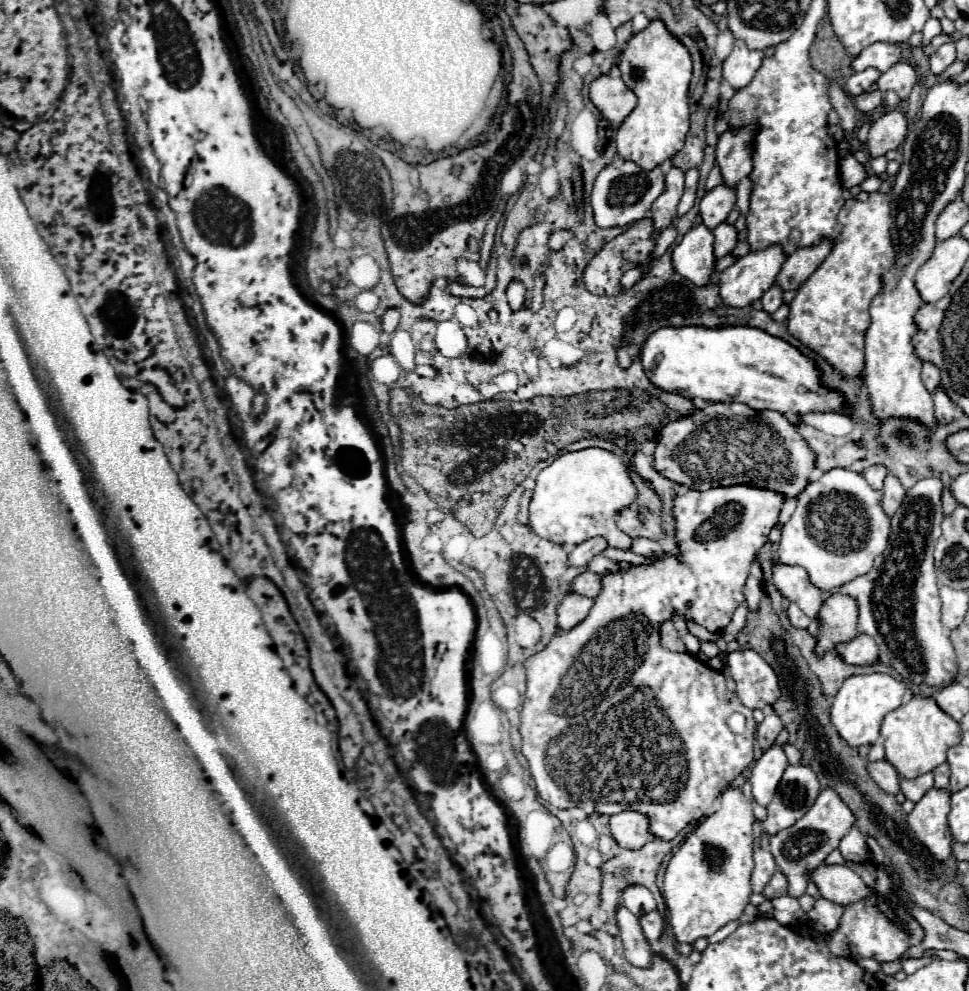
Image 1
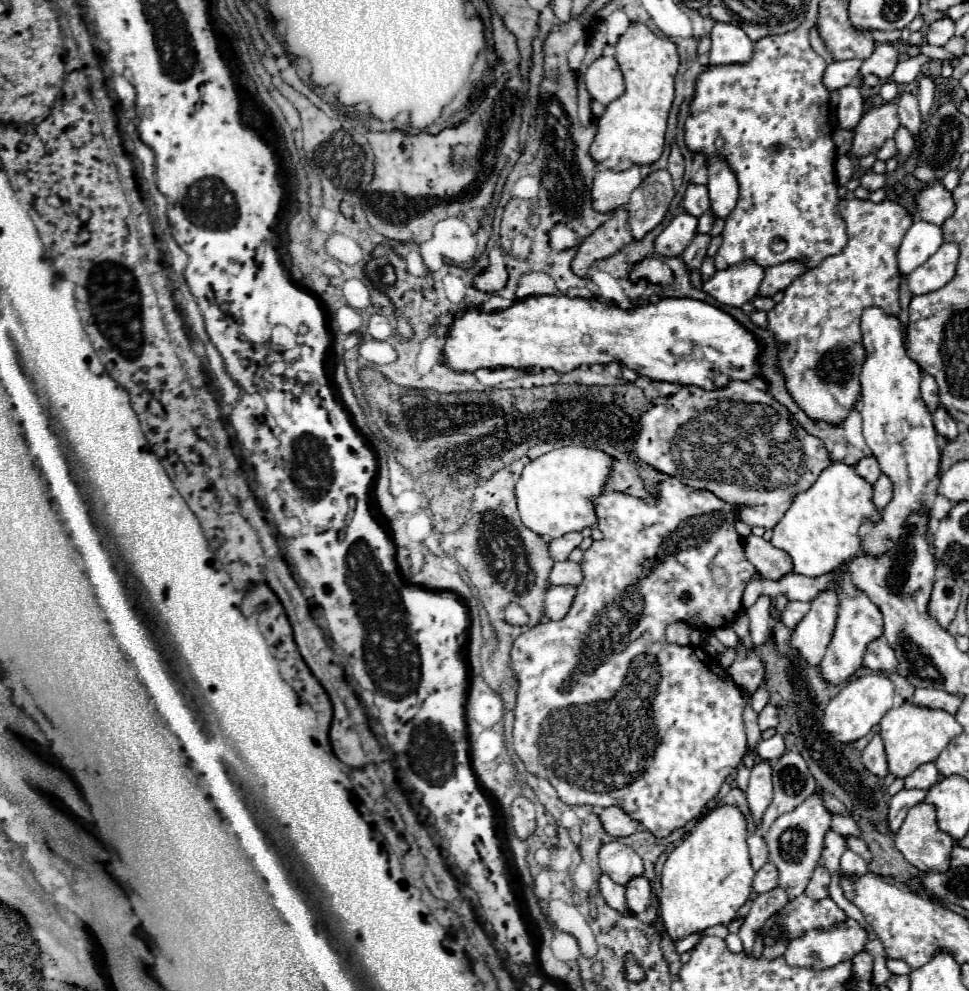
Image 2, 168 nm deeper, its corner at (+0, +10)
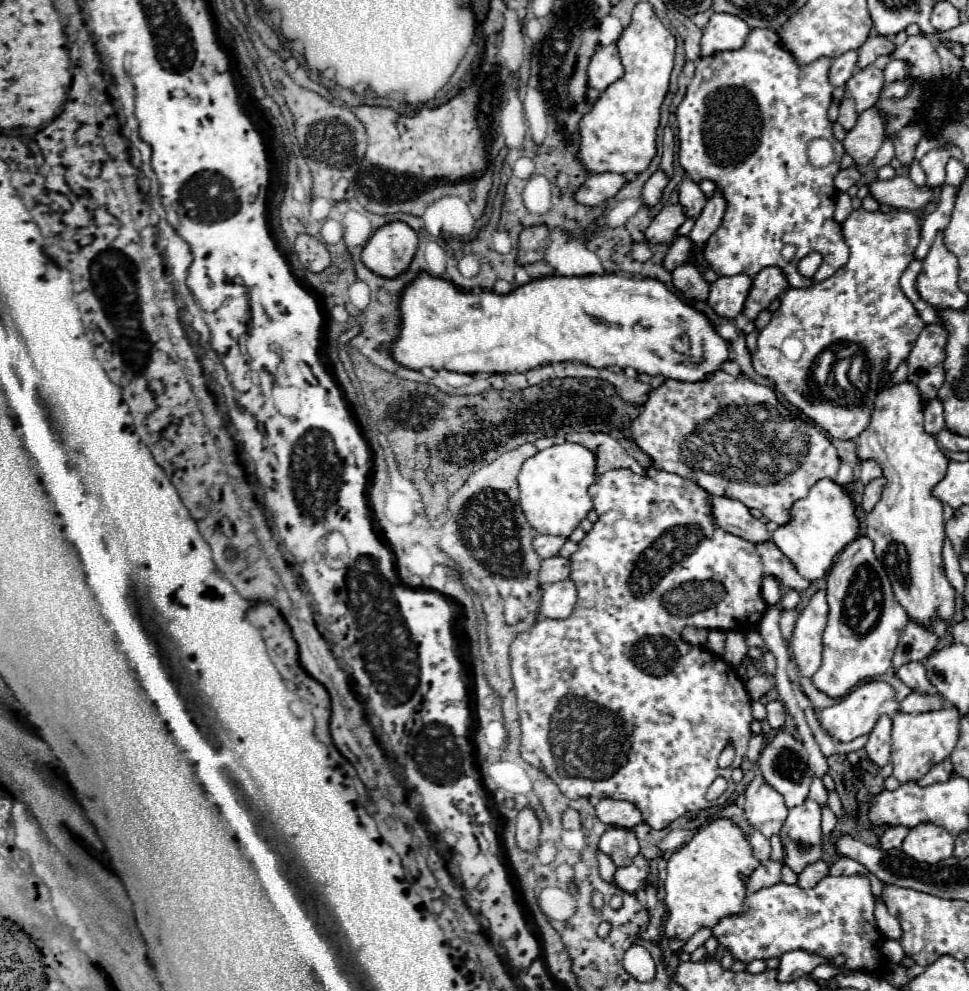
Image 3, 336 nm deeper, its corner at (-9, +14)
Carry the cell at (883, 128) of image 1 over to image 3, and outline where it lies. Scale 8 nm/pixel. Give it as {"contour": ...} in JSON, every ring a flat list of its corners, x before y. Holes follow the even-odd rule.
{"contour":[[869,108,863,114,859,114,857,124,847,132,843,146,845,152,853,158,855,166,867,166,875,152,881,148,885,140,885,120,879,116,877,110]]}

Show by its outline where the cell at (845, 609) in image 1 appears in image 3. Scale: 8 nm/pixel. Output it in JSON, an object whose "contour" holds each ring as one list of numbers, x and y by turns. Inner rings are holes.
{"contour":[[823,590,815,592,809,604,801,610,793,636,789,640,789,650,803,676,813,676,821,666,821,638,827,626,827,600]]}

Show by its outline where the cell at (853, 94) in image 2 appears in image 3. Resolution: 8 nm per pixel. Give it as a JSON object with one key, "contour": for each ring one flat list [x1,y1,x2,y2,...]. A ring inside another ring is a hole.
{"contour":[[841,102,839,106,839,118,837,118,837,124,843,126,843,130,851,130,857,122,857,114,855,114,855,106,851,106,851,102]]}

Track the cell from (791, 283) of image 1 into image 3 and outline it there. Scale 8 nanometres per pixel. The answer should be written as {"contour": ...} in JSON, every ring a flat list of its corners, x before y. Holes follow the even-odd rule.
{"contour":[[775,268,761,270,753,278,753,286,751,286,749,296,745,300,743,314,749,320,755,320,757,314,761,310,765,310,771,304,771,300,777,298,779,294,783,294,785,290,787,290,787,286,783,286,783,274,779,274,779,270,775,270]]}

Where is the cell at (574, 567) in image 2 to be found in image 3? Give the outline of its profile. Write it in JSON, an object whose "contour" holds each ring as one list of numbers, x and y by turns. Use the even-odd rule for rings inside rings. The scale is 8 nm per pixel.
{"contour":[[553,556,553,558,541,560,541,568,539,568,539,584,541,584,541,586,547,586,547,584,557,582,557,580,567,580,567,574,569,574,567,558]]}

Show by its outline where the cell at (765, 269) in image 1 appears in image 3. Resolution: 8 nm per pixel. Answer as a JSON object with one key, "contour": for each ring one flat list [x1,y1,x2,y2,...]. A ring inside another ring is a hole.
{"contour":[[745,274,717,278,711,284,711,292,707,298,707,304,715,310,717,316,723,316,727,320,733,320,743,310,743,302,751,288,751,278]]}

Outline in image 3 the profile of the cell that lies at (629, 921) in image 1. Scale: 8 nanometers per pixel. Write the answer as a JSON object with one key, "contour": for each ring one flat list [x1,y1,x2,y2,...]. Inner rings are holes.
{"contour":[[597,850,597,862,599,862,599,874,603,880,613,882,611,874,615,874,615,864,611,862,611,858,607,854,603,854,601,850]]}

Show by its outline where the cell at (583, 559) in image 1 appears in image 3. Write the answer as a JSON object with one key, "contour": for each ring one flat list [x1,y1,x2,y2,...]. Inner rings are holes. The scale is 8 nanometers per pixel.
{"contour":[[535,536,533,548,541,558,551,558,561,550,563,542,565,542,563,536]]}

